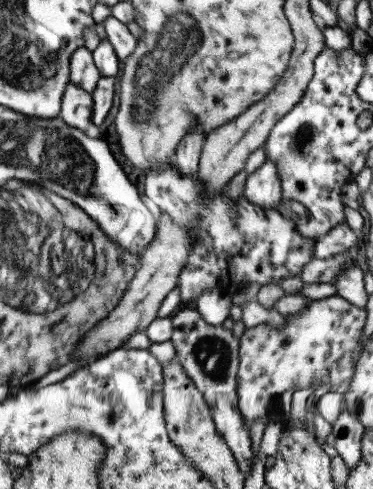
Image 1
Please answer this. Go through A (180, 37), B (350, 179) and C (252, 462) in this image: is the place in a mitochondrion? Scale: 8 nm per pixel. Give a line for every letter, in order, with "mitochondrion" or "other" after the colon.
A: mitochondrion
B: other
C: other

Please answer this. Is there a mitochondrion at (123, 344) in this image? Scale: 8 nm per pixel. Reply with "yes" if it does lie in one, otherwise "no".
no

